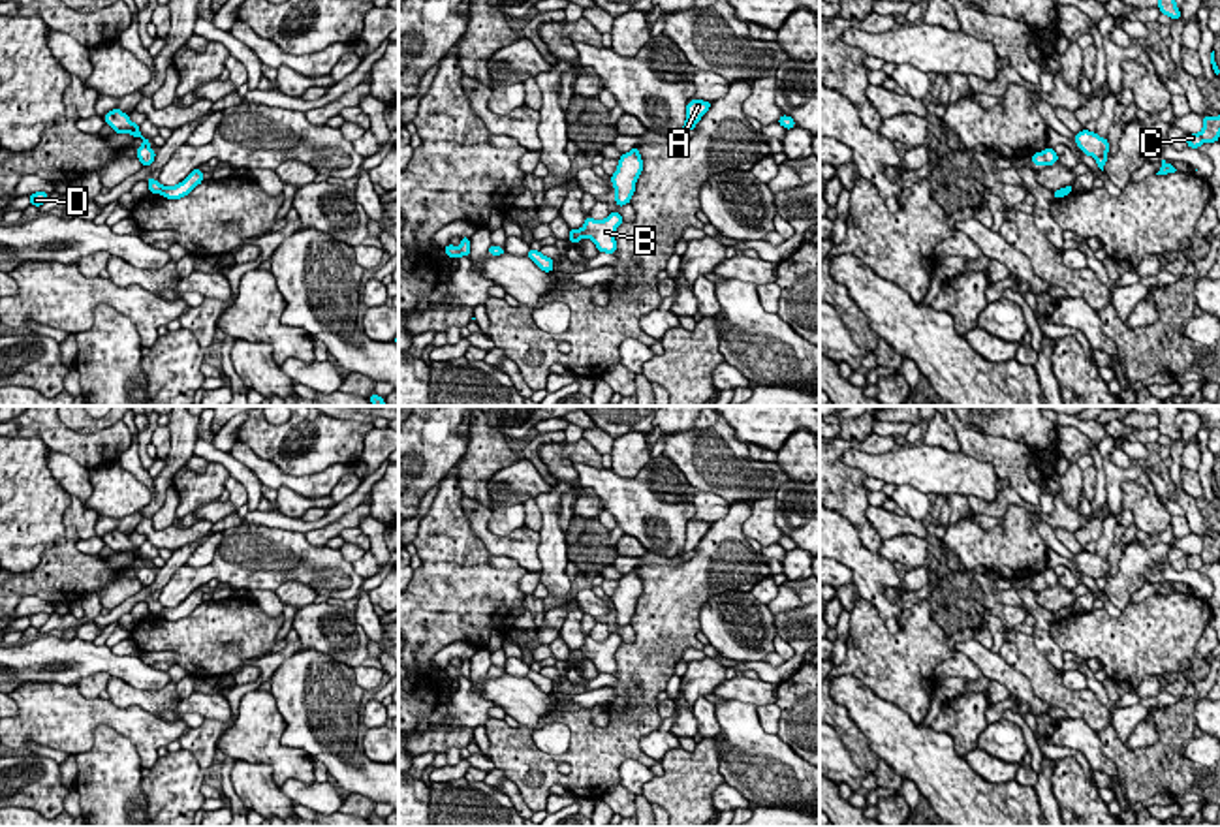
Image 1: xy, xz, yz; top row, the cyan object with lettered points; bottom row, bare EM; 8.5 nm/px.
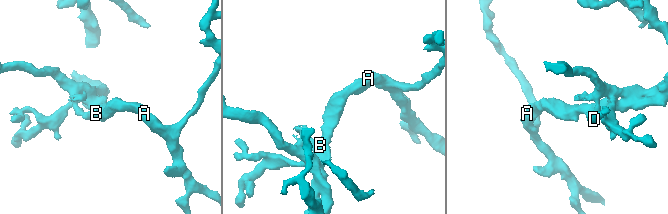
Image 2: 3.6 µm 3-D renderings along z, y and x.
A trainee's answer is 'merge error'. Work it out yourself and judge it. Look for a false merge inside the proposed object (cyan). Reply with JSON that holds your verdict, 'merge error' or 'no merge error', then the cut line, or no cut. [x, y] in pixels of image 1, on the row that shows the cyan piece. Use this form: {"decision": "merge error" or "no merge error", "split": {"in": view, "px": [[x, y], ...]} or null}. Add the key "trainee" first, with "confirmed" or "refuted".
{"trainee": "confirmed", "decision": "merge error", "split": {"in": "yz", "px": [[1200, 134], [1204, 141]]}}

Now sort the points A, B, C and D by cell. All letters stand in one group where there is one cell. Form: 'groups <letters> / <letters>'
groups A B D / C

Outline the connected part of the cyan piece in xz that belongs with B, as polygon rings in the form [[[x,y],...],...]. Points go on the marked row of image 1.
[[[618,211],[611,212],[602,222],[587,216],[581,231],[596,244],[598,252],[615,254],[617,252],[615,231],[622,222],[624,220]]]

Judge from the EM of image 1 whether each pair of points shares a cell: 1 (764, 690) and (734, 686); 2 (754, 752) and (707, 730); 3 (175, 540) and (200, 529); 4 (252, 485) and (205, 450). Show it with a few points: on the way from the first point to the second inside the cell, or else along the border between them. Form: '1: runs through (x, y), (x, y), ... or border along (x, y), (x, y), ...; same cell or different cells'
1: runs through (756, 690), (741, 688); same cell
2: border along (713, 703), (719, 724), (715, 737); different cells
3: runs through (181, 536), (194, 532); same cell
4: runs through (241, 474), (217, 455); same cell

